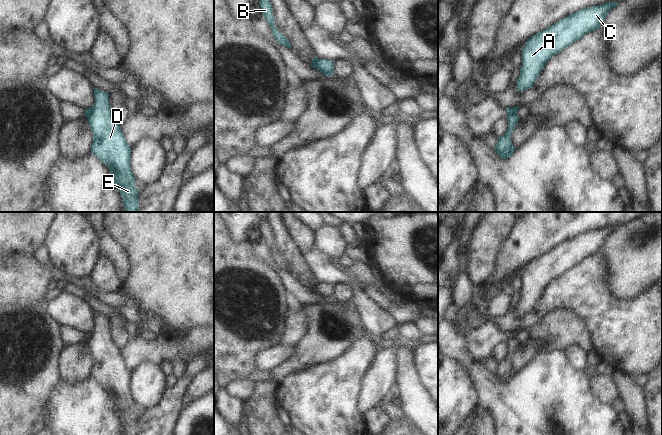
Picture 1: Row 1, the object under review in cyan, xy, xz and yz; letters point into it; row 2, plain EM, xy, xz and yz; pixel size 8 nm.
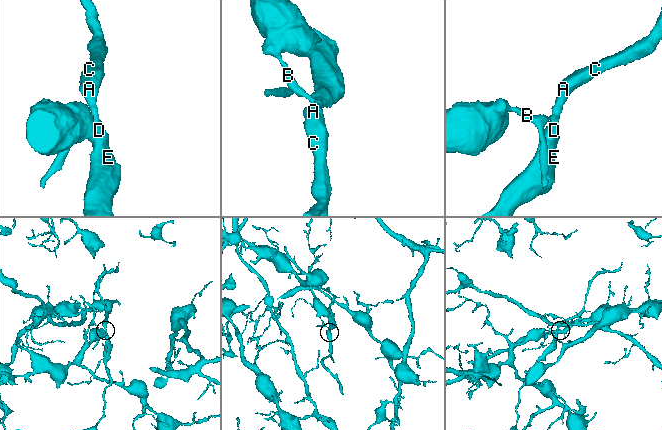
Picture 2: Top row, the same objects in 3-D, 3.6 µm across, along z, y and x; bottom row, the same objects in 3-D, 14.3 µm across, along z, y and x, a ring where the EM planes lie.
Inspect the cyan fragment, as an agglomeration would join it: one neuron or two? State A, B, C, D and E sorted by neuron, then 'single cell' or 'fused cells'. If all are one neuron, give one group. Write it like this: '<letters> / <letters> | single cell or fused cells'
A C D E / B | fused cells

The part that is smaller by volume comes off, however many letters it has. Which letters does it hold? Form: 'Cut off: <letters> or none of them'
Cut off: A, C, D, E

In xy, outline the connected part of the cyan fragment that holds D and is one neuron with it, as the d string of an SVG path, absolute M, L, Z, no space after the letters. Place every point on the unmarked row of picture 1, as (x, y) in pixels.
M95 312L94 320L92 336L87 341L94 360L91 377L109 391L112 405L122 420L124 435L138 435L139 414L135 412L131 394L131 371L111 339L109 318Z

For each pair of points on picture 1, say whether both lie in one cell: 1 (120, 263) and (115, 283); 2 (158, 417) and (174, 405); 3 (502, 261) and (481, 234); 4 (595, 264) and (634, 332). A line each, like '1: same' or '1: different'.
1: different
2: same
3: different
4: same

